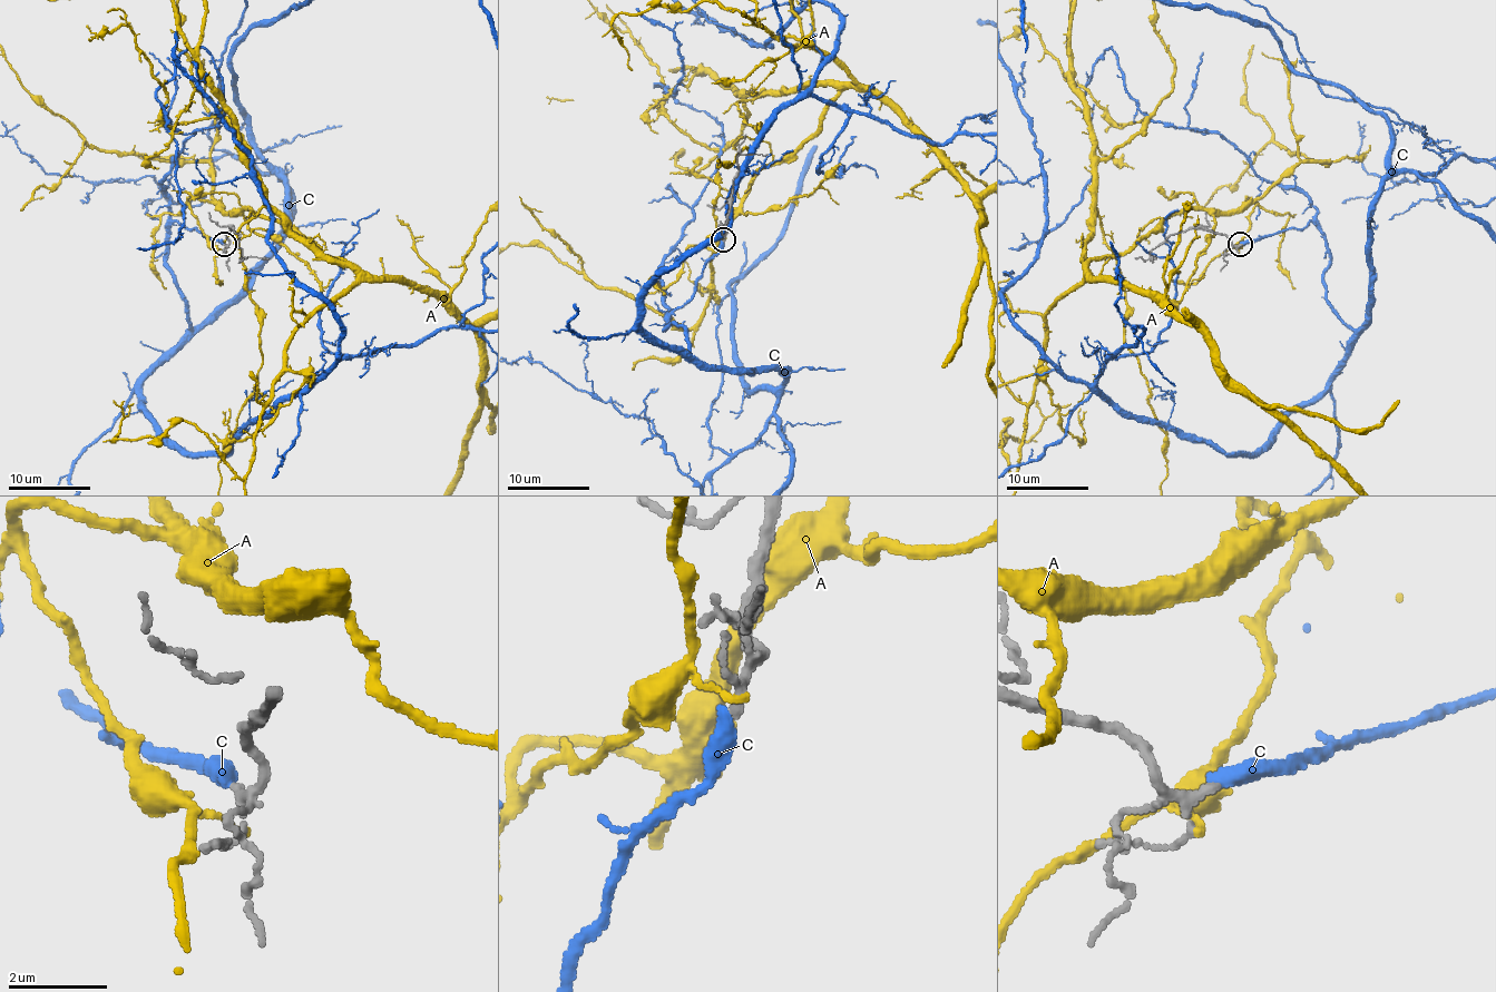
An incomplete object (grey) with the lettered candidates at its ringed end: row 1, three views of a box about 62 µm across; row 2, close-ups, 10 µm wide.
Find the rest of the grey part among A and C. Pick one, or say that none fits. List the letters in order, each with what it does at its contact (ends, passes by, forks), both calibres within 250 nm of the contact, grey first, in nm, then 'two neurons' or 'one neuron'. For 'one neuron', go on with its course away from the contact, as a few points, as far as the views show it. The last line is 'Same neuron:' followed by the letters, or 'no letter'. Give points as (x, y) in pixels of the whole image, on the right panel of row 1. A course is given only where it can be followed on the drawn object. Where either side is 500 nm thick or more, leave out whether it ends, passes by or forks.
A: it ends there; 140 nm thick on the grey side, 130 nm on the other; two neurons
C: it ends there; 130 nm thick on the grey side, 360 nm on the other; one neuron
Same neuron: C

